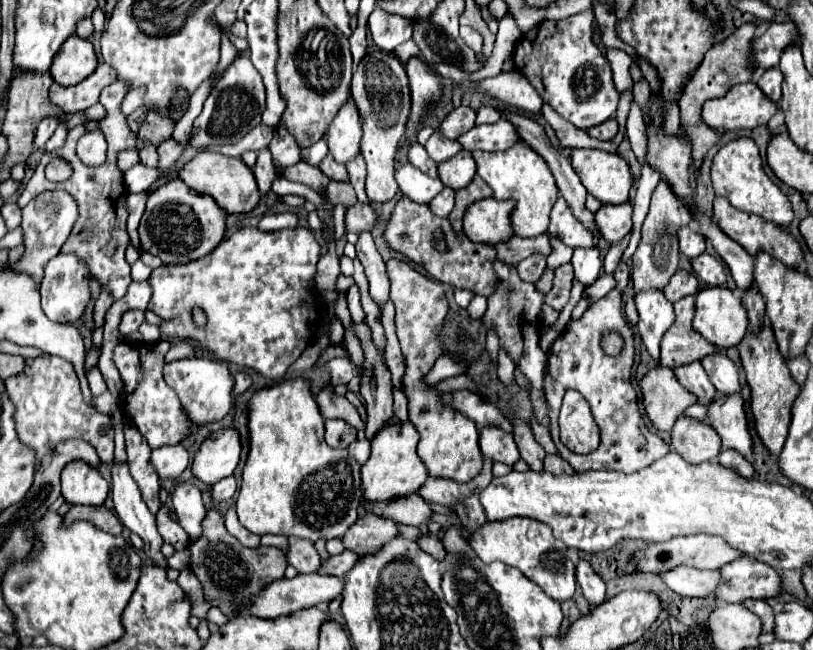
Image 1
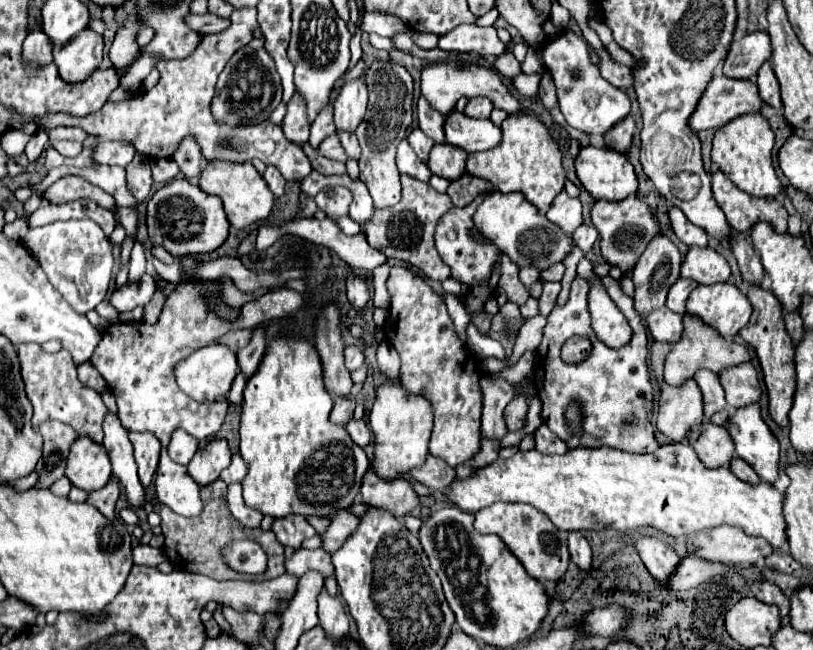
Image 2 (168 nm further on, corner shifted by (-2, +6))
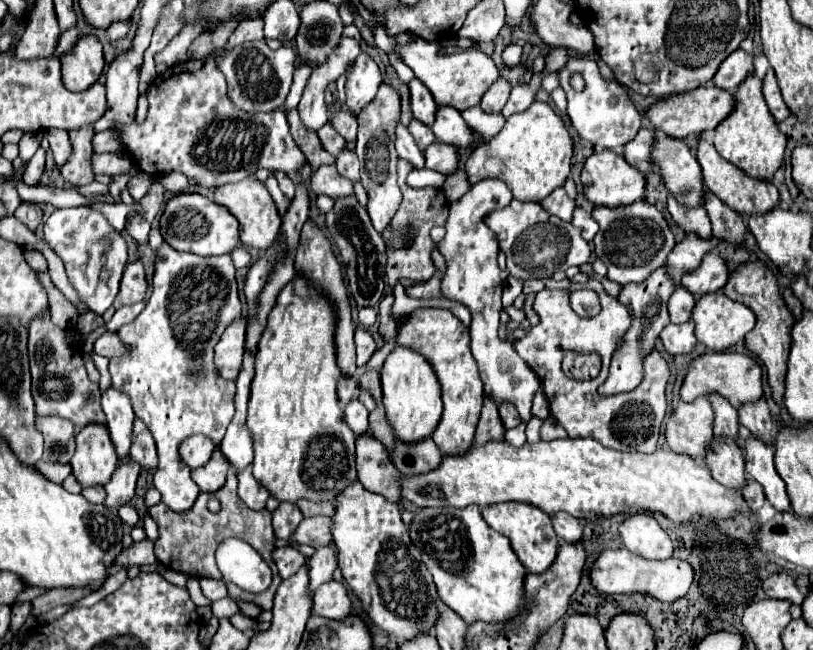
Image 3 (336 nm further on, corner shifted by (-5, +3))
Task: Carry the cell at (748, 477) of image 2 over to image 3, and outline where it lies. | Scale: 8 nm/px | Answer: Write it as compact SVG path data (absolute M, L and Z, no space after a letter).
M753 480L747 482L747 486L745 486L745 490L743 490L743 498L745 498L747 508L749 508L751 512L757 512L757 510L765 504L765 494L763 494L761 486L757 486L757 482L753 482Z

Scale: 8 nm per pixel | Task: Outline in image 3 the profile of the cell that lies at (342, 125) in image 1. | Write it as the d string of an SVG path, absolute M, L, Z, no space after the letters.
M361 52L355 58L353 68L345 82L347 106L353 110L353 114L359 114L359 110L365 108L367 102L371 102L375 98L379 86L381 86L379 66L367 52Z

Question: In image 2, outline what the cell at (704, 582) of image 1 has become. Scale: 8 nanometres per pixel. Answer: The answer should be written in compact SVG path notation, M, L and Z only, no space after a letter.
M654 537L638 539L636 549L650 575L654 575L660 583L666 583L680 565L680 557L676 555L676 551L672 551L668 545Z

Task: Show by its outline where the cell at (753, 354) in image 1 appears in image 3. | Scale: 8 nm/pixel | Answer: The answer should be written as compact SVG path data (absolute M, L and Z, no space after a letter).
M747 260L745 264L741 264L737 270L733 270L729 274L729 280L727 280L723 292L725 292L725 296L729 296L735 302L743 302L757 316L755 328L745 336L745 346L747 346L747 350L753 356L757 356L763 362L763 366L767 370L767 382L769 382L771 392L773 392L773 400L779 406L783 406L787 354L789 354L789 342L791 342L789 330L791 330L795 318L791 316L791 312L787 310L783 298L779 294L777 276L773 274L771 268L765 266L765 262L761 262L761 260Z

